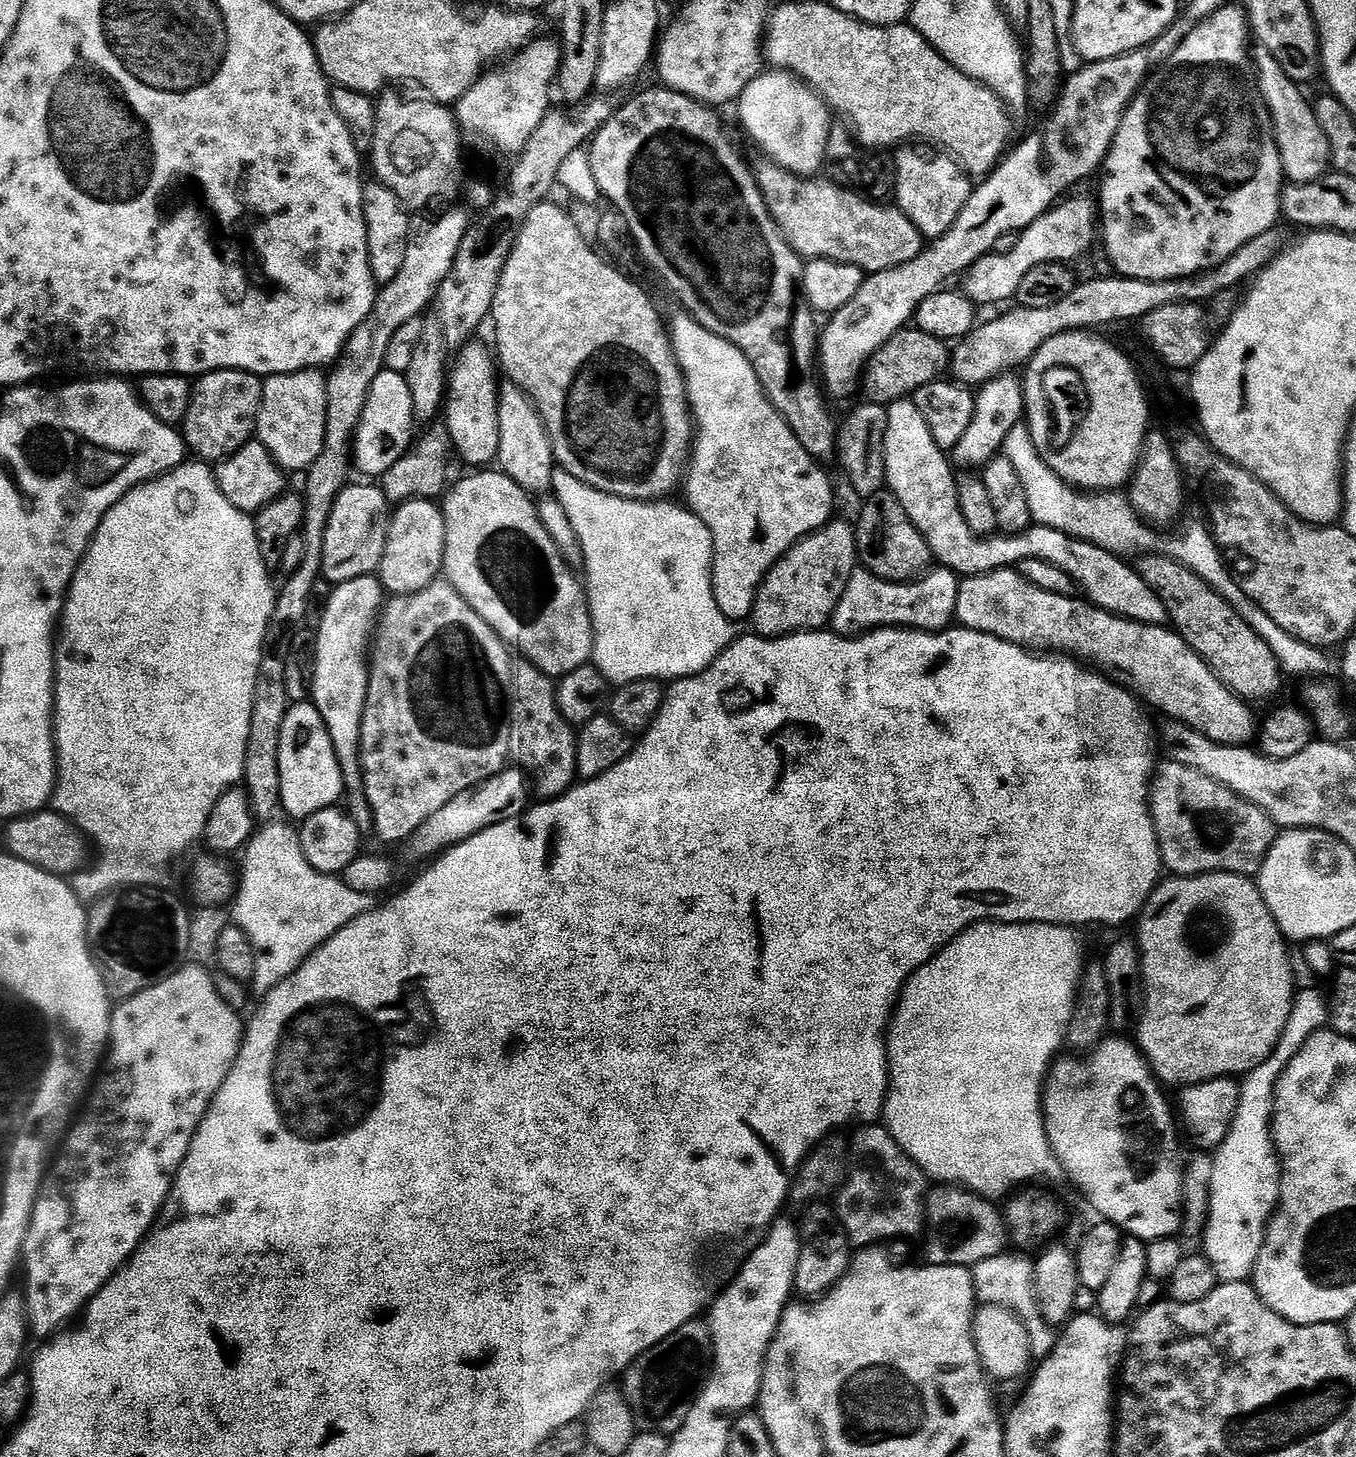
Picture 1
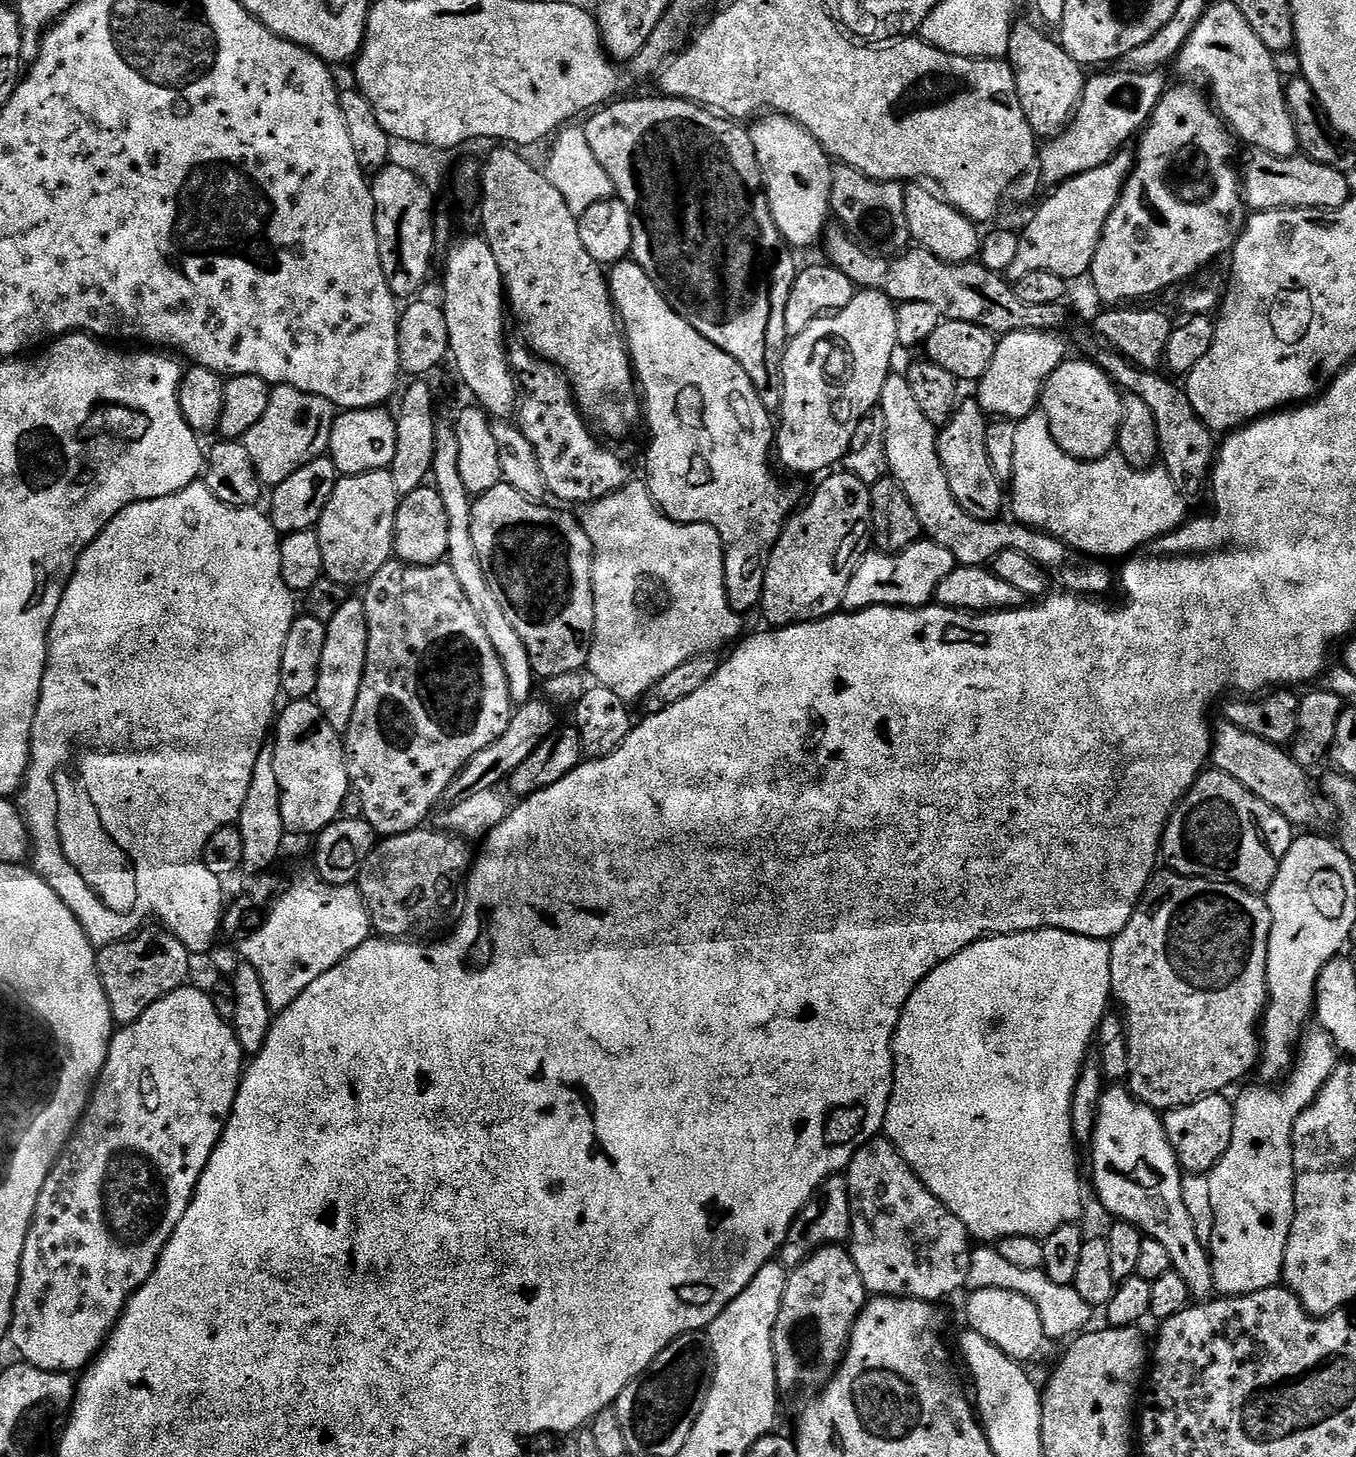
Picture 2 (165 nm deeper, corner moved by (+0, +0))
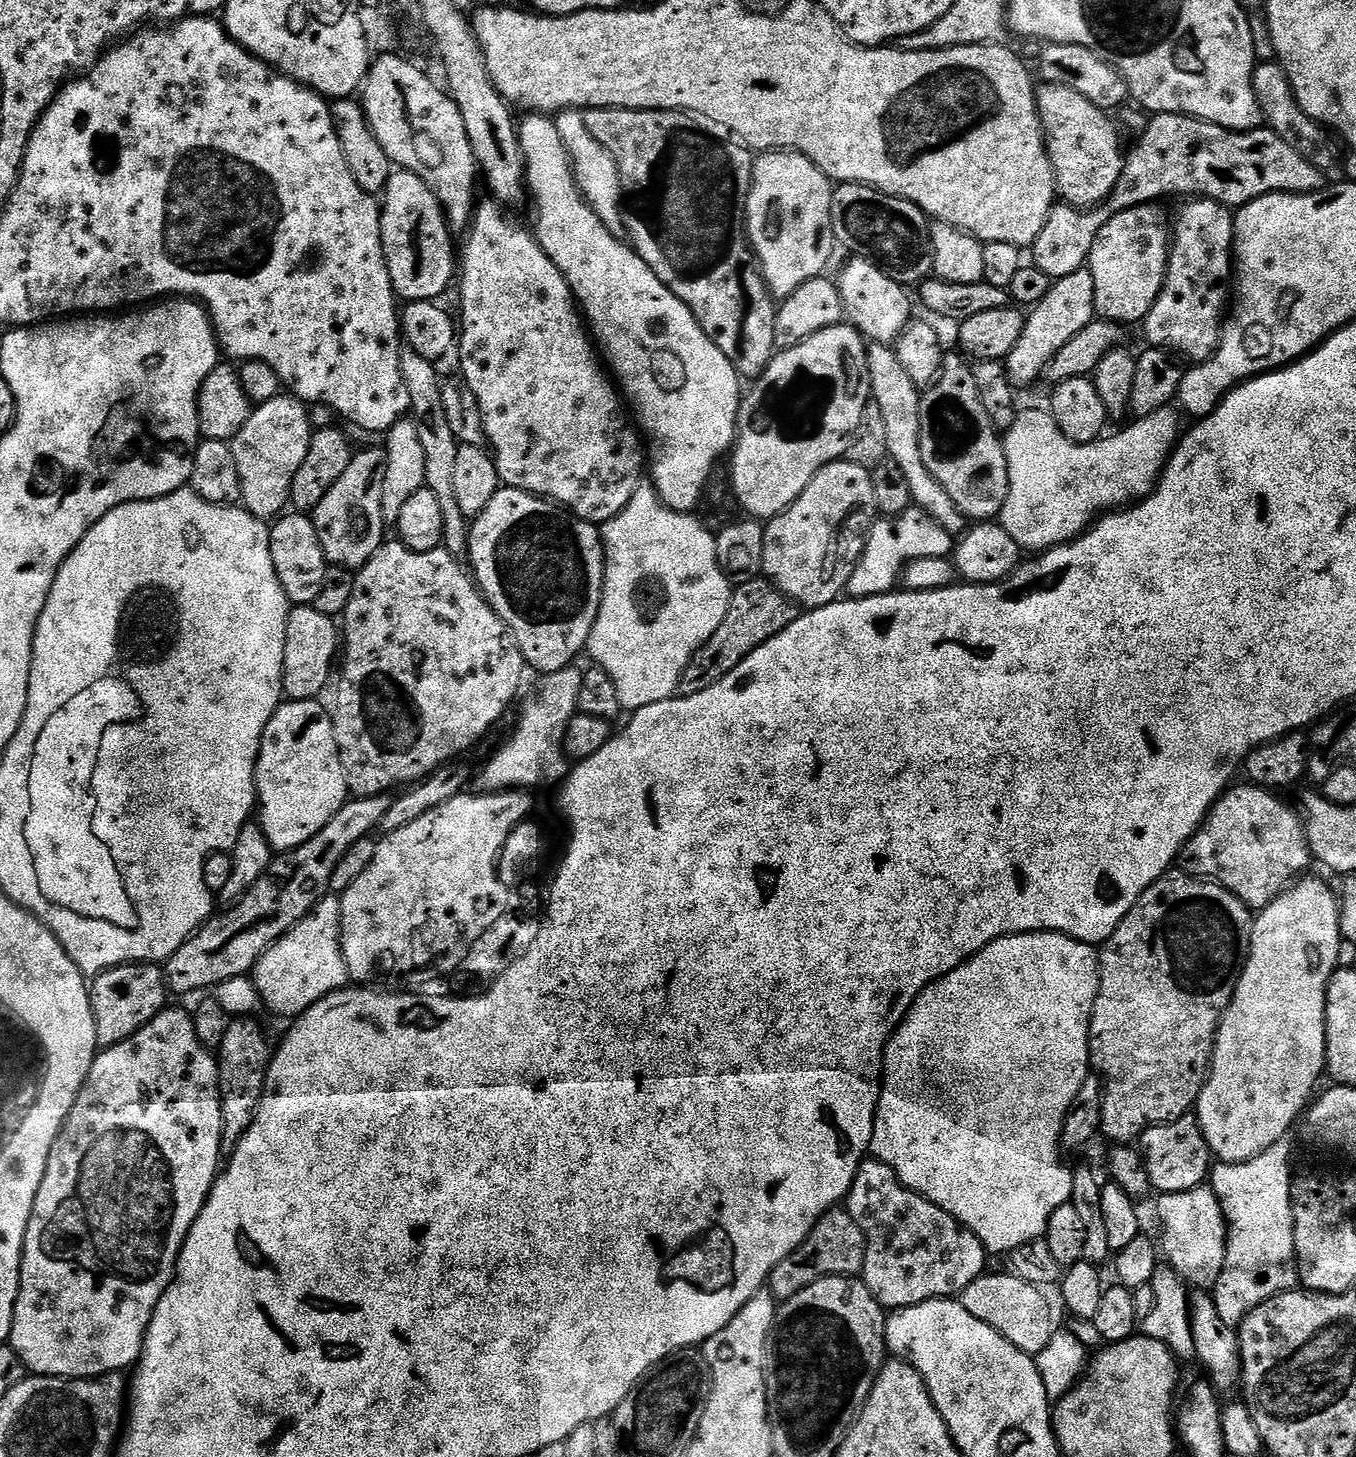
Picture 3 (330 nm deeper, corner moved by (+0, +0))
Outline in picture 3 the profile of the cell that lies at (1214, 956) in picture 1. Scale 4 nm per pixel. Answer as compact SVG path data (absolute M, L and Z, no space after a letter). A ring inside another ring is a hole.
M1172 870L1162 878L1158 878L1158 882L1149 886L1146 894L1142 894L1142 898L1138 898L1138 902L1132 907L1130 914L1126 914L1126 918L1122 918L1118 930L1114 930L1114 934L1099 949L1100 985L1090 1022L1088 1054L1091 1067L1103 1080L1104 1105L1101 1110L1099 1131L1103 1135L1108 1135L1110 1139L1116 1140L1112 1142L1120 1146L1131 1145L1133 1142L1139 1141L1147 1128L1177 1120L1189 1115L1195 1109L1202 1086L1208 1080L1208 1069L1212 1067L1212 1048L1216 1045L1216 1031L1220 1029L1220 1019L1223 1018L1225 1010L1230 1006L1232 995L1244 969L1244 961L1248 958L1248 943L1252 937L1253 919L1253 909L1247 908L1235 894L1223 888L1221 884L1190 876L1183 870Z

